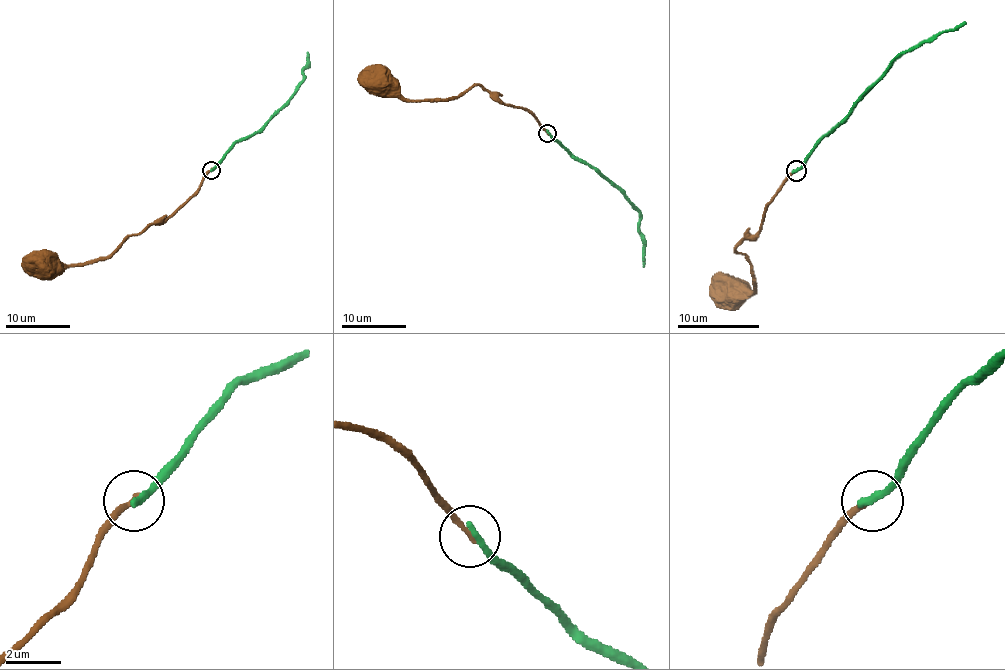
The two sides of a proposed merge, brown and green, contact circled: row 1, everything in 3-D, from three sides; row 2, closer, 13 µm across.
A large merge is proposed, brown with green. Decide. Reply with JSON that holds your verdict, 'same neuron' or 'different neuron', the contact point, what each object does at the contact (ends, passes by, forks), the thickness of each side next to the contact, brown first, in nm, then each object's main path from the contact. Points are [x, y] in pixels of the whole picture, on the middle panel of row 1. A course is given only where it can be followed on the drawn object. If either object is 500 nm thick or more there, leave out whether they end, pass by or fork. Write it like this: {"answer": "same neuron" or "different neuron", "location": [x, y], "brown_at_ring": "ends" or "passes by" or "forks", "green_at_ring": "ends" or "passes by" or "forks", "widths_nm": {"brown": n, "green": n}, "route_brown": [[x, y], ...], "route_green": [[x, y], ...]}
{"answer": "different neuron", "location": [547, 133], "brown_at_ring": "ends", "green_at_ring": "ends", "widths_nm": {"brown": 200, "green": 300}, "route_brown": [[547, 132], [527, 110], [507, 105], [478, 84], [446, 99], [406, 100], [383, 74], [378, 74], [380, 78]], "route_green": [[547, 132], [575, 157], [607, 178], [639, 213], [643, 266]]}

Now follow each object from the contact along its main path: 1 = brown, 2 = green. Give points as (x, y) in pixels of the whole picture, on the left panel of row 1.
1: (211, 169), (171, 214), (129, 235), (110, 255), (76, 264), (47, 259), (44, 264)
2: (211, 169), (239, 140), (255, 134), (303, 80), (307, 51)

